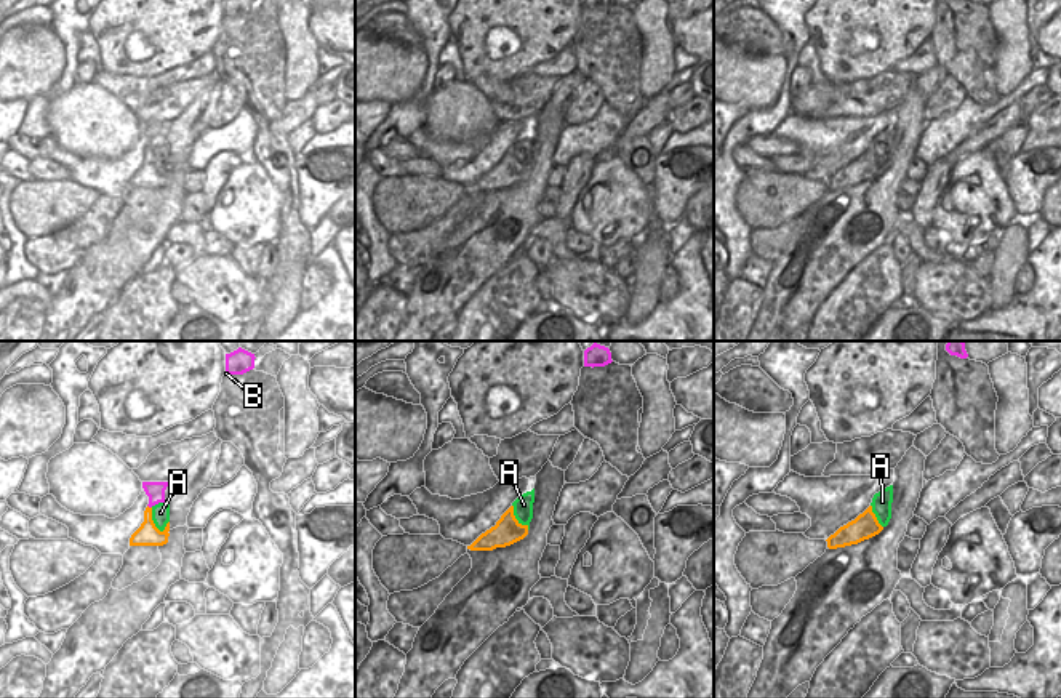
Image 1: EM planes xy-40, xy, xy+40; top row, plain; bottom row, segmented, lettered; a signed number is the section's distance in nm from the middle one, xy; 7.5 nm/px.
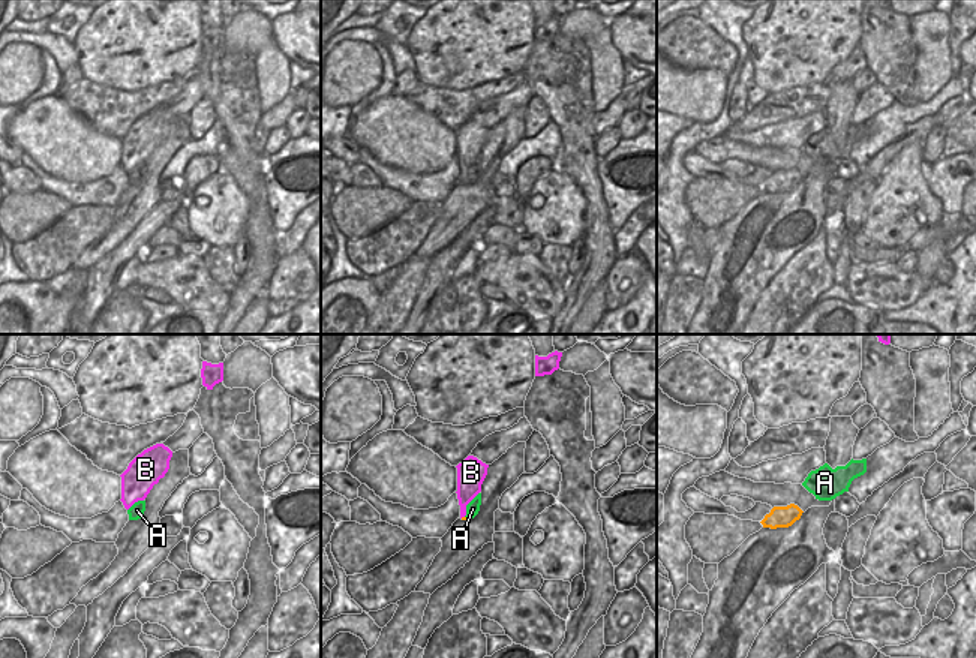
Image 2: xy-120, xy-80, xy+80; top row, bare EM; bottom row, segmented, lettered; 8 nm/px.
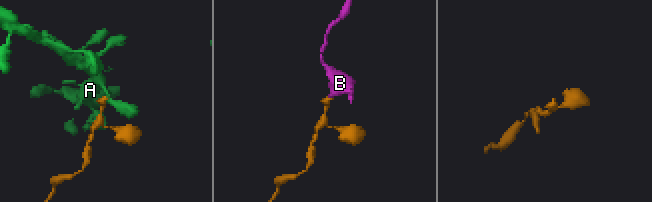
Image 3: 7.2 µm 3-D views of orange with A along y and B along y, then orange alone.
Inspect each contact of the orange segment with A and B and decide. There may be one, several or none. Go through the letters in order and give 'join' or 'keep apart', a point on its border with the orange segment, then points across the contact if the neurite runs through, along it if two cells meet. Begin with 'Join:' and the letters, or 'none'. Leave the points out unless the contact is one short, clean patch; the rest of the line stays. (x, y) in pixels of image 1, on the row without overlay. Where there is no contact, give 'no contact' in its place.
Join: B
A: keep apart | xy-40 (152, 162) | along xy-40 (151, 149), (151, 159), (162, 173)
B: join | xy-40 (148, 148) | across xy-40 (148, 175), (148, 148), (156, 138), (156, 132)

